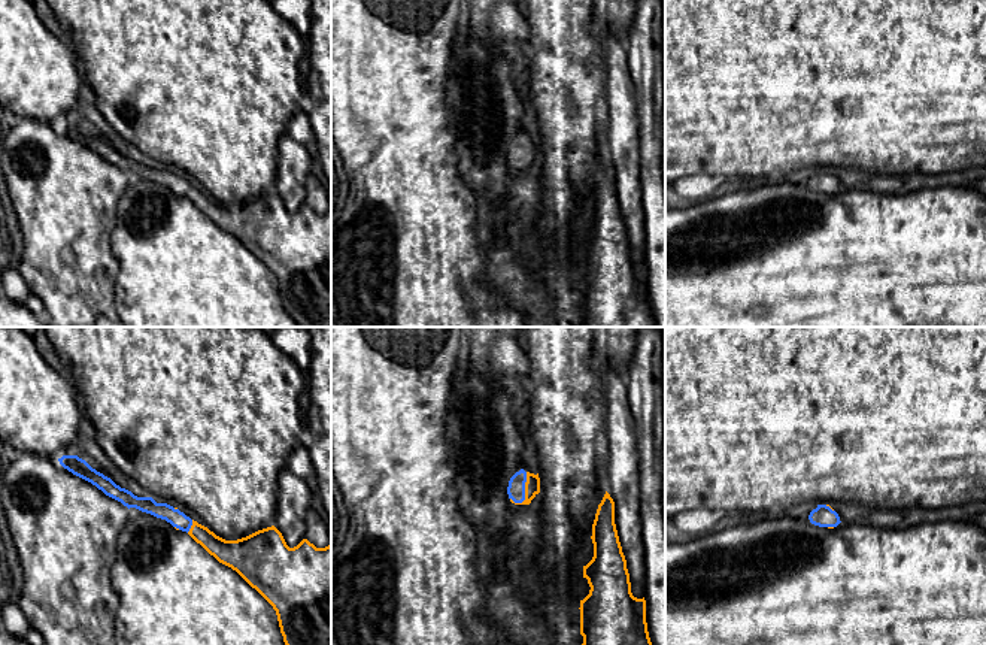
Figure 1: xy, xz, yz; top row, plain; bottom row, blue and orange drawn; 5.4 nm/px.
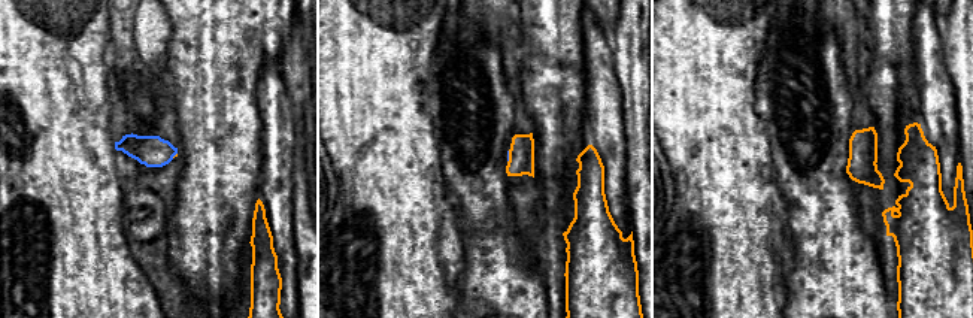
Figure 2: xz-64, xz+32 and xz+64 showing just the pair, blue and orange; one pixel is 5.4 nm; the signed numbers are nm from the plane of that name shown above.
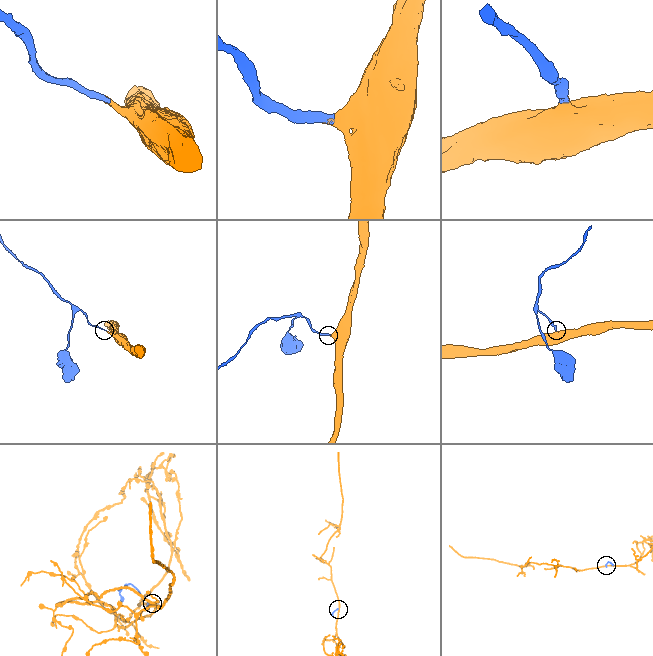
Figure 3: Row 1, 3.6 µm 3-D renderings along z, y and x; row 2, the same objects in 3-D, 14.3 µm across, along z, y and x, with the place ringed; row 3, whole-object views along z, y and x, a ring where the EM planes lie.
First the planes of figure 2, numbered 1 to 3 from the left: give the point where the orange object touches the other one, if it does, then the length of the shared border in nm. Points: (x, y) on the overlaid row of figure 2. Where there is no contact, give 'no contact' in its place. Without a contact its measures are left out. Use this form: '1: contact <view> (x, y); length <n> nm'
1: contact xz-64 (173, 156); length 40 nm
2: contact xz+32 (508, 157); length 60 nm
3: no contact

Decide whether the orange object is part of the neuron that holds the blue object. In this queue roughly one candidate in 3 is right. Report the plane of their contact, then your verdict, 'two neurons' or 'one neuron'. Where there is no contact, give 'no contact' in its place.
meets blue in xz; one neuron

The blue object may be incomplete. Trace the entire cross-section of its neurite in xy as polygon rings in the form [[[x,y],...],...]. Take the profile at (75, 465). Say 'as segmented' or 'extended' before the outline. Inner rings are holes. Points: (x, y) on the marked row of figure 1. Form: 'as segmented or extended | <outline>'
extended | [[[63,455],[58,461],[64,469],[91,482],[128,509],[136,508],[166,520],[176,530],[186,532],[219,563],[236,570],[276,611],[285,645],[331,645],[331,543],[325,548],[316,548],[307,539],[303,539],[297,546],[289,548],[274,526],[237,540],[225,540],[178,508],[157,503],[152,497],[137,497],[131,491],[121,488],[78,455]]]

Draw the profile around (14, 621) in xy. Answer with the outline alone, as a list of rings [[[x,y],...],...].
[[[15,600],[3,605],[1,627],[15,638],[25,638],[30,623]]]

